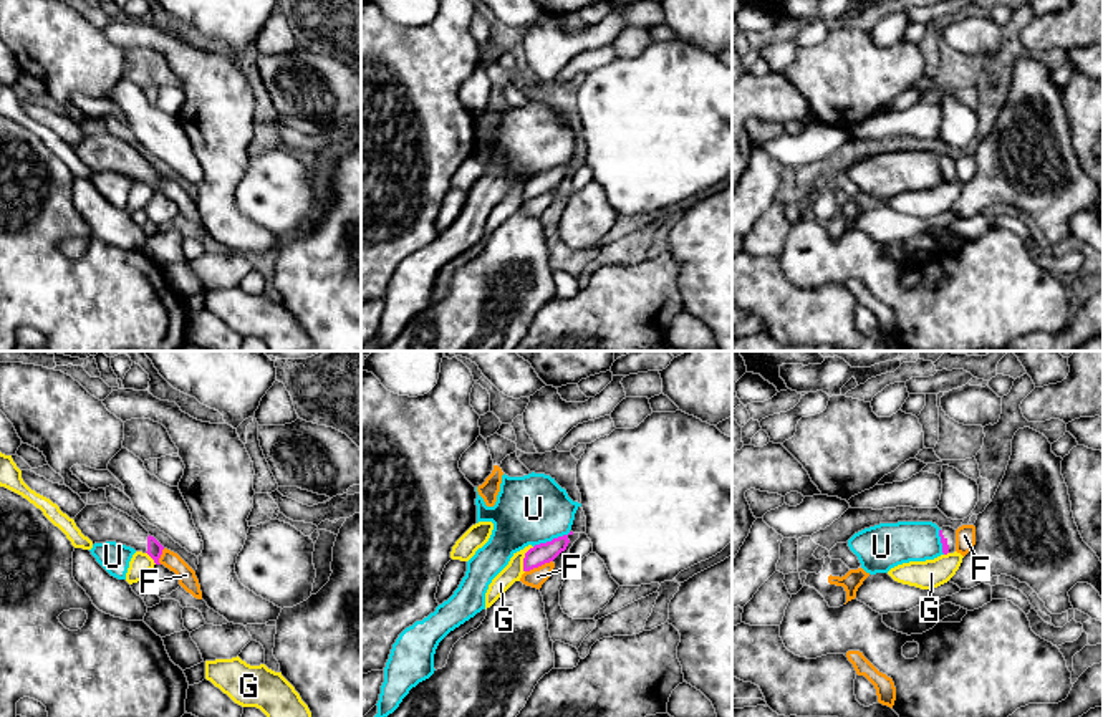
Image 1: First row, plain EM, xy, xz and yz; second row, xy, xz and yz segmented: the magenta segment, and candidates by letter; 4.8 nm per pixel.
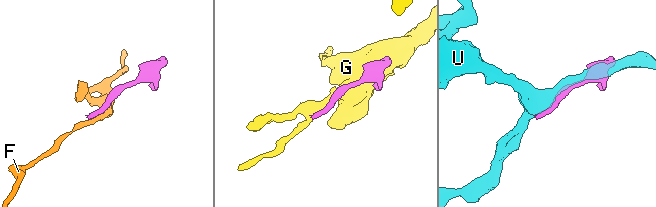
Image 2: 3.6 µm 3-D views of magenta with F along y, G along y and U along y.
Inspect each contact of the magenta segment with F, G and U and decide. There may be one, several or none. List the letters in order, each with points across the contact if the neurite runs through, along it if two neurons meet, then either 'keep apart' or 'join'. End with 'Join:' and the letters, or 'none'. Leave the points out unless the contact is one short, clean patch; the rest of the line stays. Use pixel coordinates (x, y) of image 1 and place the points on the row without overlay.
F: along xz (552, 189), (525, 201) | keep apart
G: keep apart
U: keep apart
Join: none

